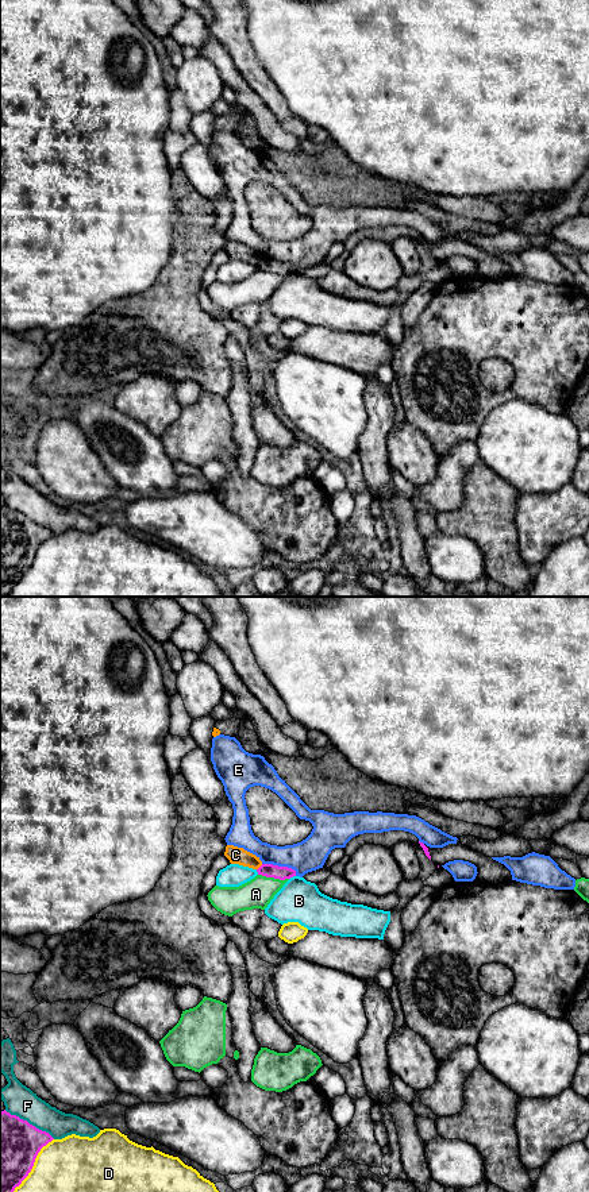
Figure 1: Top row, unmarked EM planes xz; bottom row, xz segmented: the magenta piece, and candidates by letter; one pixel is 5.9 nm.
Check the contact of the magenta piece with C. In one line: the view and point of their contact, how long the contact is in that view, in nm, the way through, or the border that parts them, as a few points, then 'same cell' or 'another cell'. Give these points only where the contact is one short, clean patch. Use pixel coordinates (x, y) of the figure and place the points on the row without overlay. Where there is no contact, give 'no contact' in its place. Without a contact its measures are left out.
meets magenta in xz at (260, 262); contact 50 nm long; border along xz (262, 259), (257, 265); another cell

